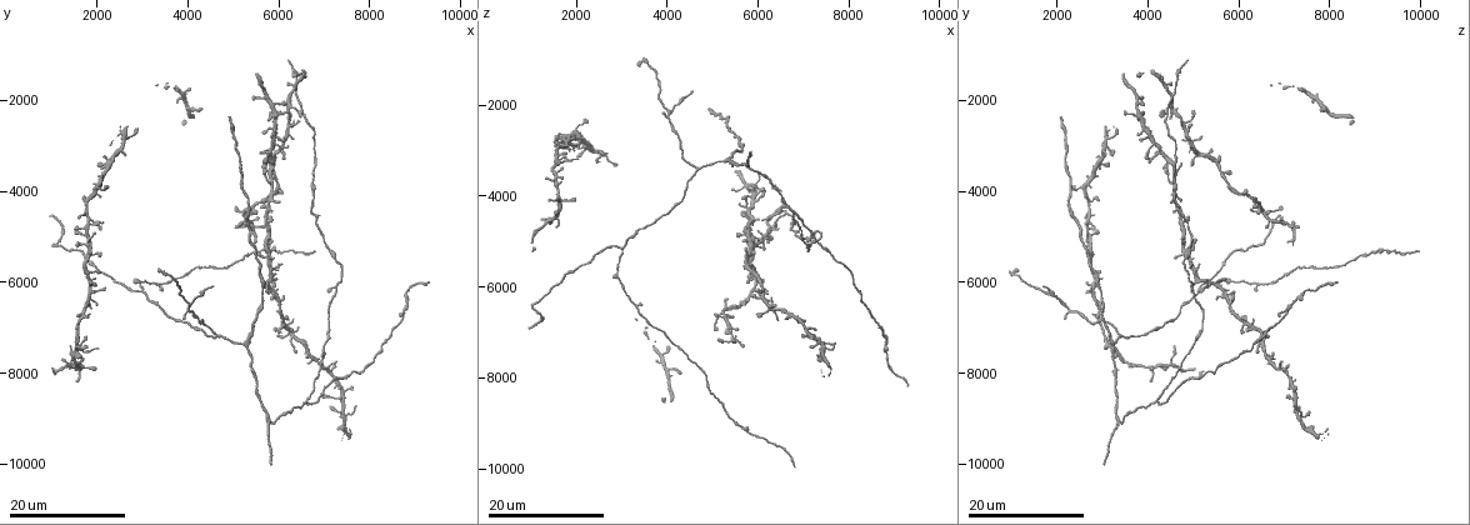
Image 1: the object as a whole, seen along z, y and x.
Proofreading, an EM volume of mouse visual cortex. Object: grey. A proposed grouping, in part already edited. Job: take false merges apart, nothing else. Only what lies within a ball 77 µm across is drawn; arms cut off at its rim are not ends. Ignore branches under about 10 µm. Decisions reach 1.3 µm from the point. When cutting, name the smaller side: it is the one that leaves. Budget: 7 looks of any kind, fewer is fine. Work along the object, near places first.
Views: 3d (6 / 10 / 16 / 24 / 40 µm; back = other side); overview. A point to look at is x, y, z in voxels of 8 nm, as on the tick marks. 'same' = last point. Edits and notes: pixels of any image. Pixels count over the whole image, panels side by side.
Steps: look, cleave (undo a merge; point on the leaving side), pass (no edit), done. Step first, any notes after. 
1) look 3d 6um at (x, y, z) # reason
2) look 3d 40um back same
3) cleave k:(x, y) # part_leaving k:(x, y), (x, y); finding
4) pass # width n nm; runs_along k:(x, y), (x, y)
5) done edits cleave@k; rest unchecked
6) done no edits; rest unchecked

look 3d 24um at (6500, 2300, 4400) # four arms meet

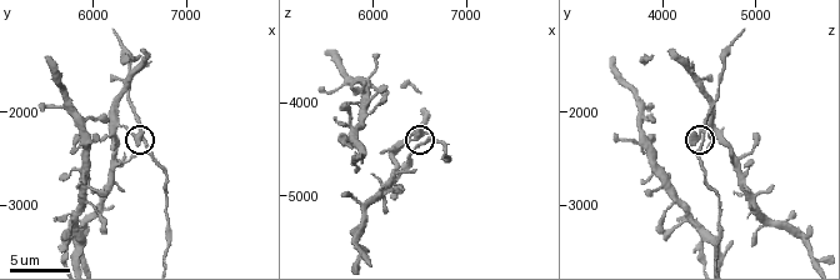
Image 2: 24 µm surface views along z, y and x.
look 3d 6um at (6500, 2300, 4400)

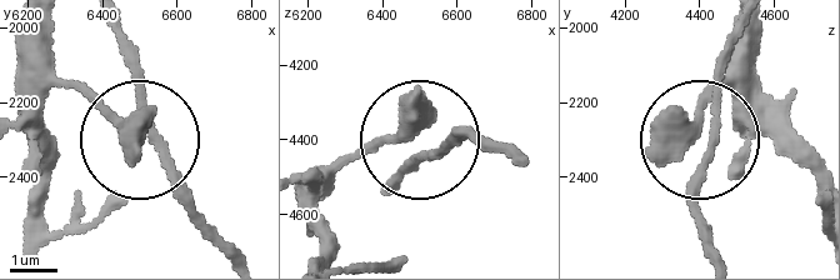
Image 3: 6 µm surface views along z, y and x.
pass # arms 4; one cell here

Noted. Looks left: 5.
look 3d 16um at (3050, 6250, 5150) # a fork

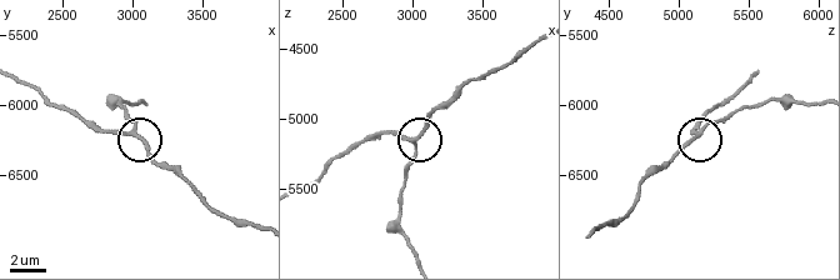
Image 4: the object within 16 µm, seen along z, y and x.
look 3d 10um at (3000, 6180, 5140) # zoom in

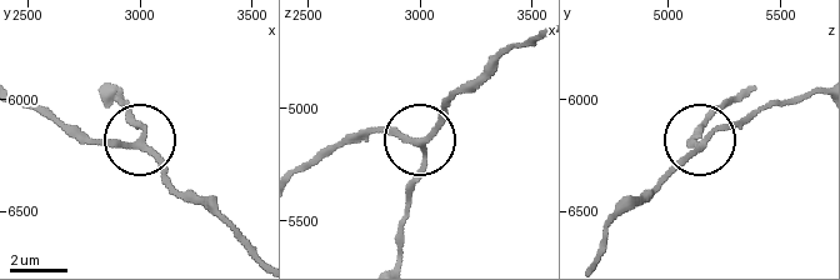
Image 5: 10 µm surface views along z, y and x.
pass # width 200 nm; runs_along 5:(258, 256), (221, 220), (185, 199), (140, 144), (66, 134); continuous, no second cell

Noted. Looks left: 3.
look 3d 16um at (6650, 8650, 4200) # three arms meet

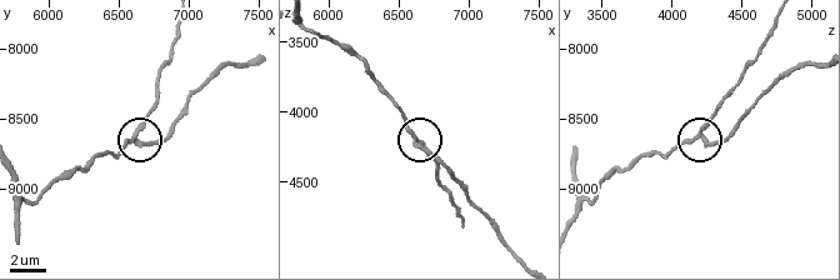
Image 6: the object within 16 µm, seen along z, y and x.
look 3d 10um at (6620, 8620, 4200)

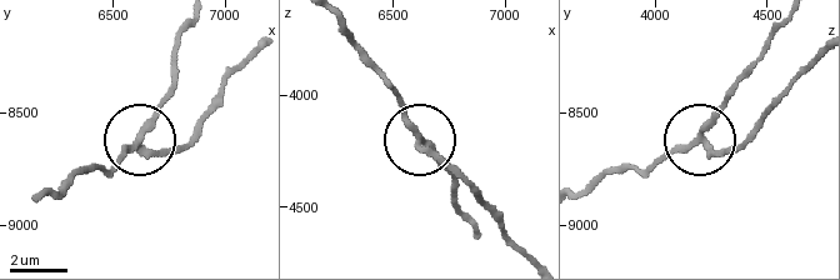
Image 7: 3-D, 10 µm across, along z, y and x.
pass # side_arm 49 um; runs_along 7:(191, 25), (144, 138), (163, 154), (183, 149); all the same cell

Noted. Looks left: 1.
done no edits; rest unchecked

